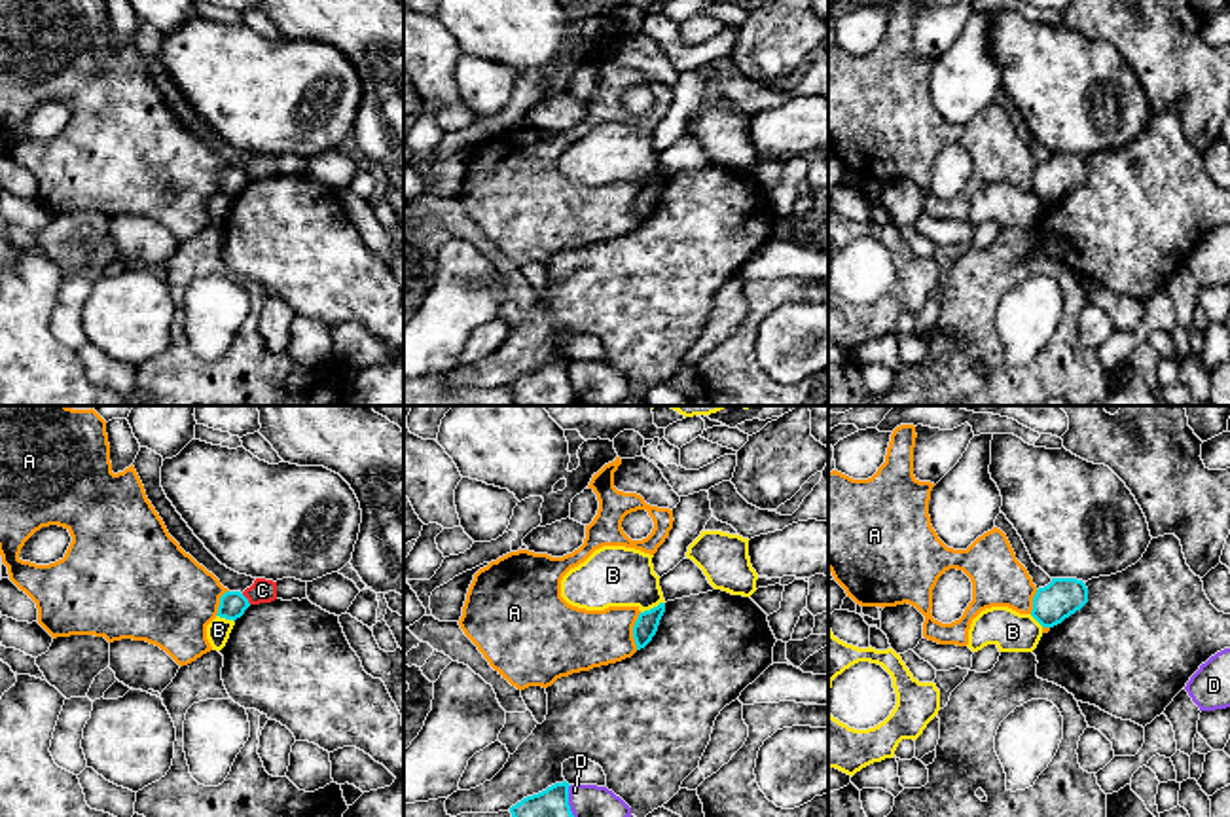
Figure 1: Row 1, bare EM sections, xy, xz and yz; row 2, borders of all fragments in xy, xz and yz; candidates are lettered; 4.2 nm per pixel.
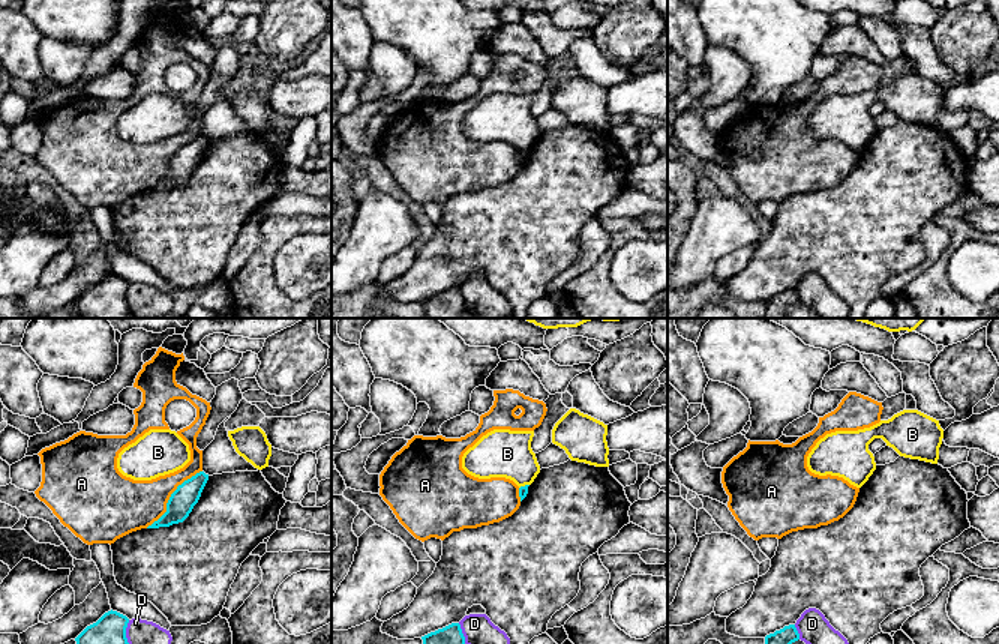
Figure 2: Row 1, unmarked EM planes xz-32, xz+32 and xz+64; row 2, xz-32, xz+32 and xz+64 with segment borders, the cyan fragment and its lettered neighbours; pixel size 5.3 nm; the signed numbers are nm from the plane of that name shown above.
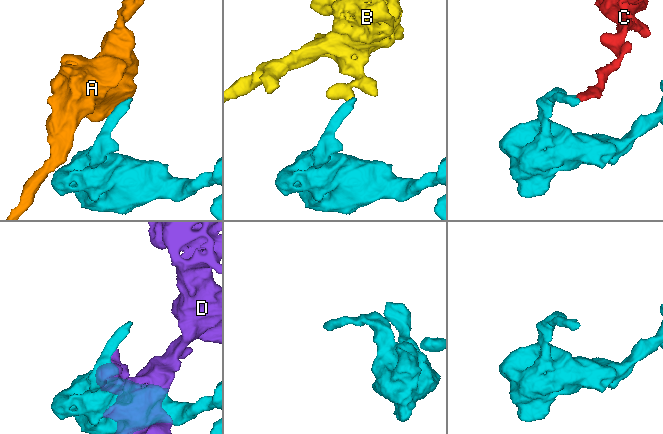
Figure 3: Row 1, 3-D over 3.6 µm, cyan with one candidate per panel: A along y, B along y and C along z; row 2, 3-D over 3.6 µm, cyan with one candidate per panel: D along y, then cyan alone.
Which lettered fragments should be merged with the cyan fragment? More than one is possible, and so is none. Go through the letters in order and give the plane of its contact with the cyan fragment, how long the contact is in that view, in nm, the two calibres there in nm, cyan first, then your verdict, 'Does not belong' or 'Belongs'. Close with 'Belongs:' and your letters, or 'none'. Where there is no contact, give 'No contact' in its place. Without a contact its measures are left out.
A: Touches cyan in xz. Shared border 160 nm. Thickness 100 nm (cyan) against 260 nm. Does not belong
B: Touches cyan in xz. Shared border 120 nm. Thickness 100 nm (cyan) against 260 nm. Does not belong
C: Touches cyan in xy. Shared border 60 nm. Thickness 110 nm (cyan) against 100 nm. Does not belong
D: Touches cyan in xz. Shared border 170 nm. Thickness 260 nm (cyan) against 200 nm. Does not belong
Belongs: none

